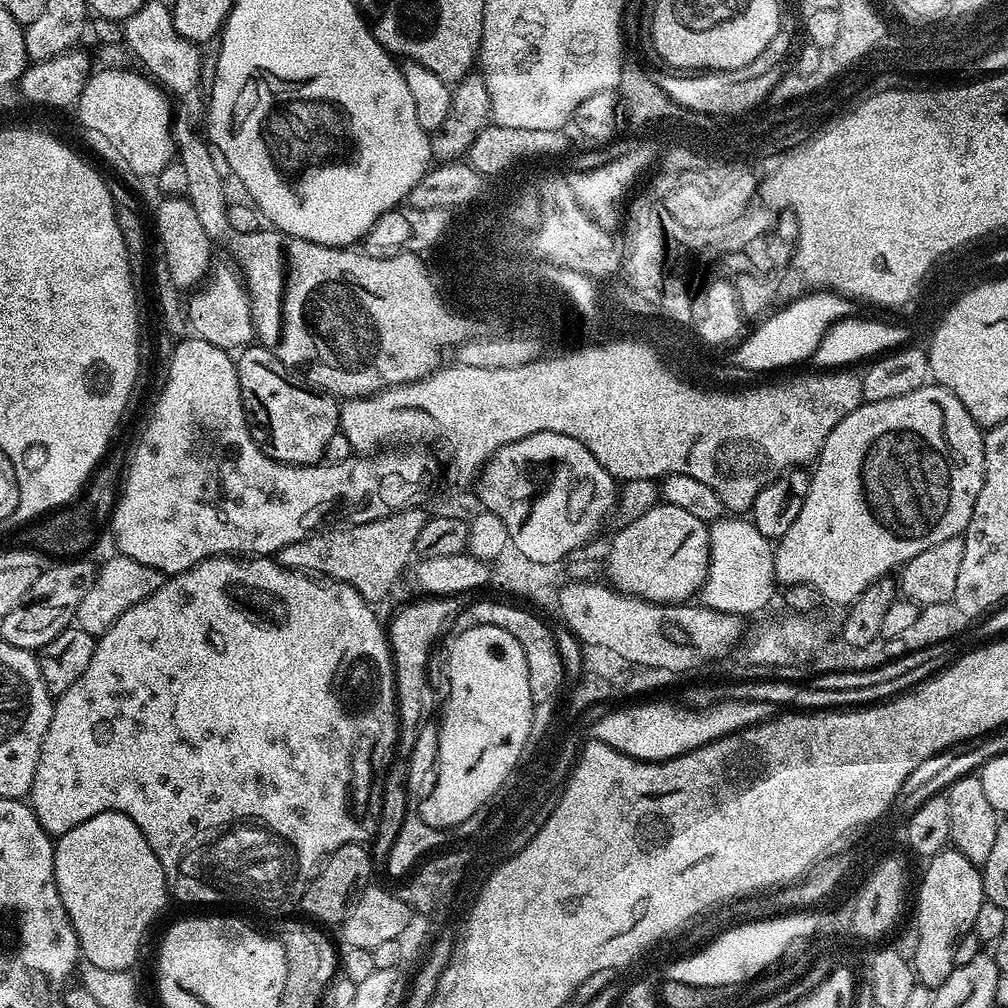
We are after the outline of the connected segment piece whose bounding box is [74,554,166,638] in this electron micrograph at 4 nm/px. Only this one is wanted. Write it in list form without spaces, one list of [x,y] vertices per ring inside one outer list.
[[[113,554],[104,565],[99,565],[95,580],[86,590],[82,602],[78,602],[75,627],[86,630],[86,634],[93,638],[98,638],[123,612],[130,610],[130,606],[150,598],[150,594],[159,590],[165,579],[165,573],[159,572],[157,568],[151,568],[142,562],[134,562],[134,558],[129,556]]]

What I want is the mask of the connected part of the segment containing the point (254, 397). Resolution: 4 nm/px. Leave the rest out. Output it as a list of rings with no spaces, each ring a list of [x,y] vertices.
[[[245,347],[235,357],[235,362],[240,397],[244,403],[244,414],[248,417],[248,429],[253,442],[267,456],[280,460],[284,464],[321,463],[324,460],[324,451],[330,443],[330,438],[334,438],[334,434],[340,427],[340,404],[337,397],[330,396],[327,392],[321,392],[297,379],[287,366],[277,358],[271,347]]]

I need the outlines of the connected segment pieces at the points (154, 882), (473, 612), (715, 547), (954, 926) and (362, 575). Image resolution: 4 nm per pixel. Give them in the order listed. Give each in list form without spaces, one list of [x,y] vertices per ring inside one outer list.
[[[103,812],[94,818],[90,818],[86,822],[82,822],[78,826],[74,826],[74,830],[62,834],[55,841],[54,878],[58,886],[58,894],[62,898],[62,906],[66,906],[66,914],[74,926],[74,934],[80,943],[81,957],[83,957],[85,961],[93,963],[94,966],[98,966],[99,969],[129,971],[129,969],[133,967],[131,964],[135,962],[136,955],[140,952],[140,943],[143,942],[144,935],[147,934],[148,927],[152,924],[152,919],[163,910],[164,903],[169,903],[170,900],[168,876],[162,870],[162,866],[158,862],[154,850],[150,850],[150,842],[146,842],[142,830],[138,830],[138,826],[134,826],[134,822],[130,822],[130,818],[126,818],[126,814],[122,814],[121,812]]]
[[[473,599],[454,618],[453,633],[465,632],[474,626],[498,626],[498,630],[506,630],[506,634],[514,634],[518,646],[522,646],[522,654],[526,654],[526,674],[530,674],[530,698],[533,705],[542,702],[553,702],[564,684],[564,656],[556,645],[556,636],[535,616],[516,604],[503,604],[500,600]]]
[[[723,516],[709,523],[709,565],[707,578],[700,591],[703,605],[716,612],[747,616],[764,609],[777,591],[774,574],[773,543],[740,516]]]
[[[945,850],[927,861],[928,873],[920,884],[918,935],[919,945],[911,965],[917,981],[935,990],[950,978],[956,963],[956,945],[972,932],[974,918],[986,903],[980,868],[970,863],[961,852]]]
[[[417,506],[365,524],[332,526],[336,528],[329,532],[316,530],[305,540],[286,545],[275,553],[274,559],[283,568],[303,570],[320,578],[346,582],[354,586],[354,590],[358,590],[358,594],[362,594],[366,601],[384,600],[388,591],[399,582],[400,568],[413,563],[415,542],[424,524],[430,519],[429,513],[424,513],[424,510]]]

